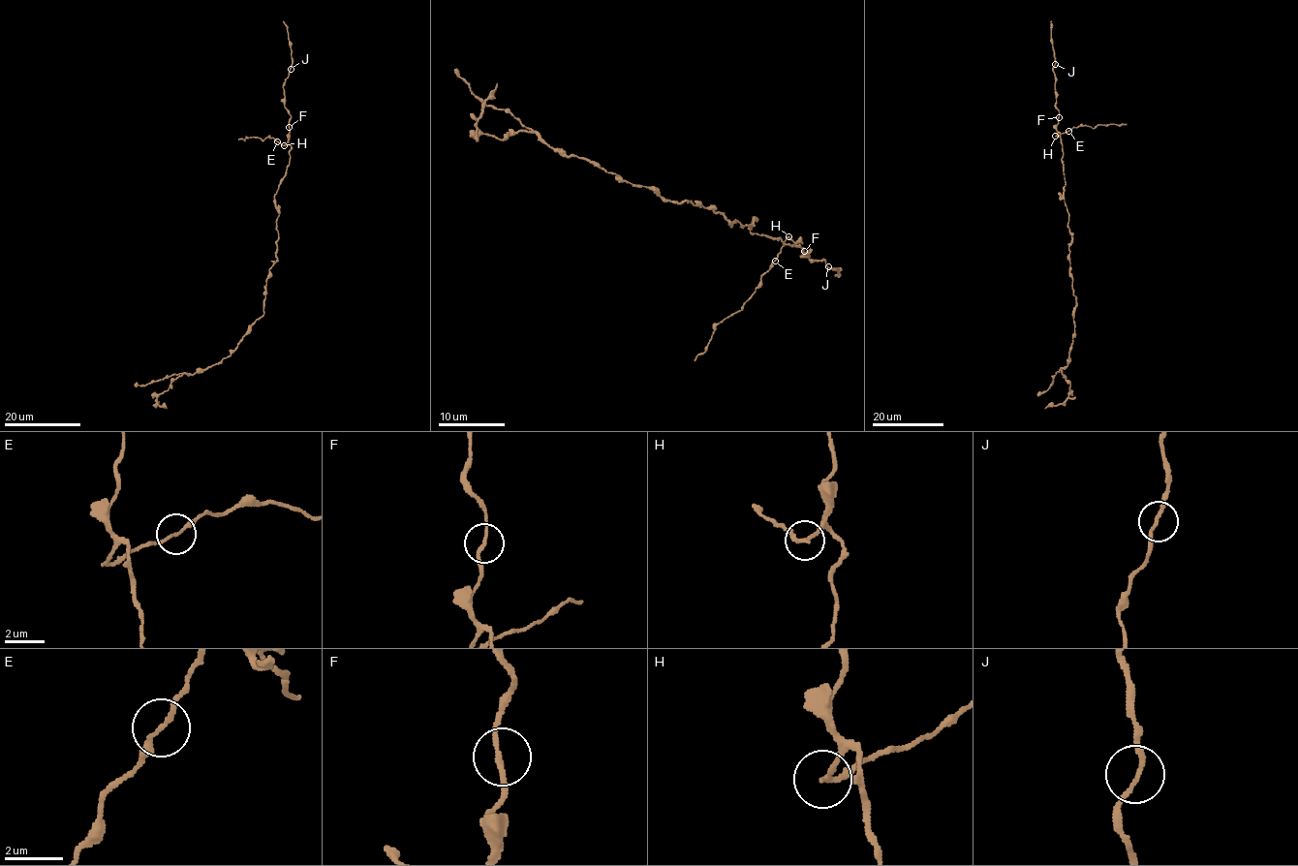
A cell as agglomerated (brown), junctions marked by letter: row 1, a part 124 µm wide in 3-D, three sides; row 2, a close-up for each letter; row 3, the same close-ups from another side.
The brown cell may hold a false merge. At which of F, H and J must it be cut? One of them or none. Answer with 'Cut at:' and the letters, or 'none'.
Cut at: H

